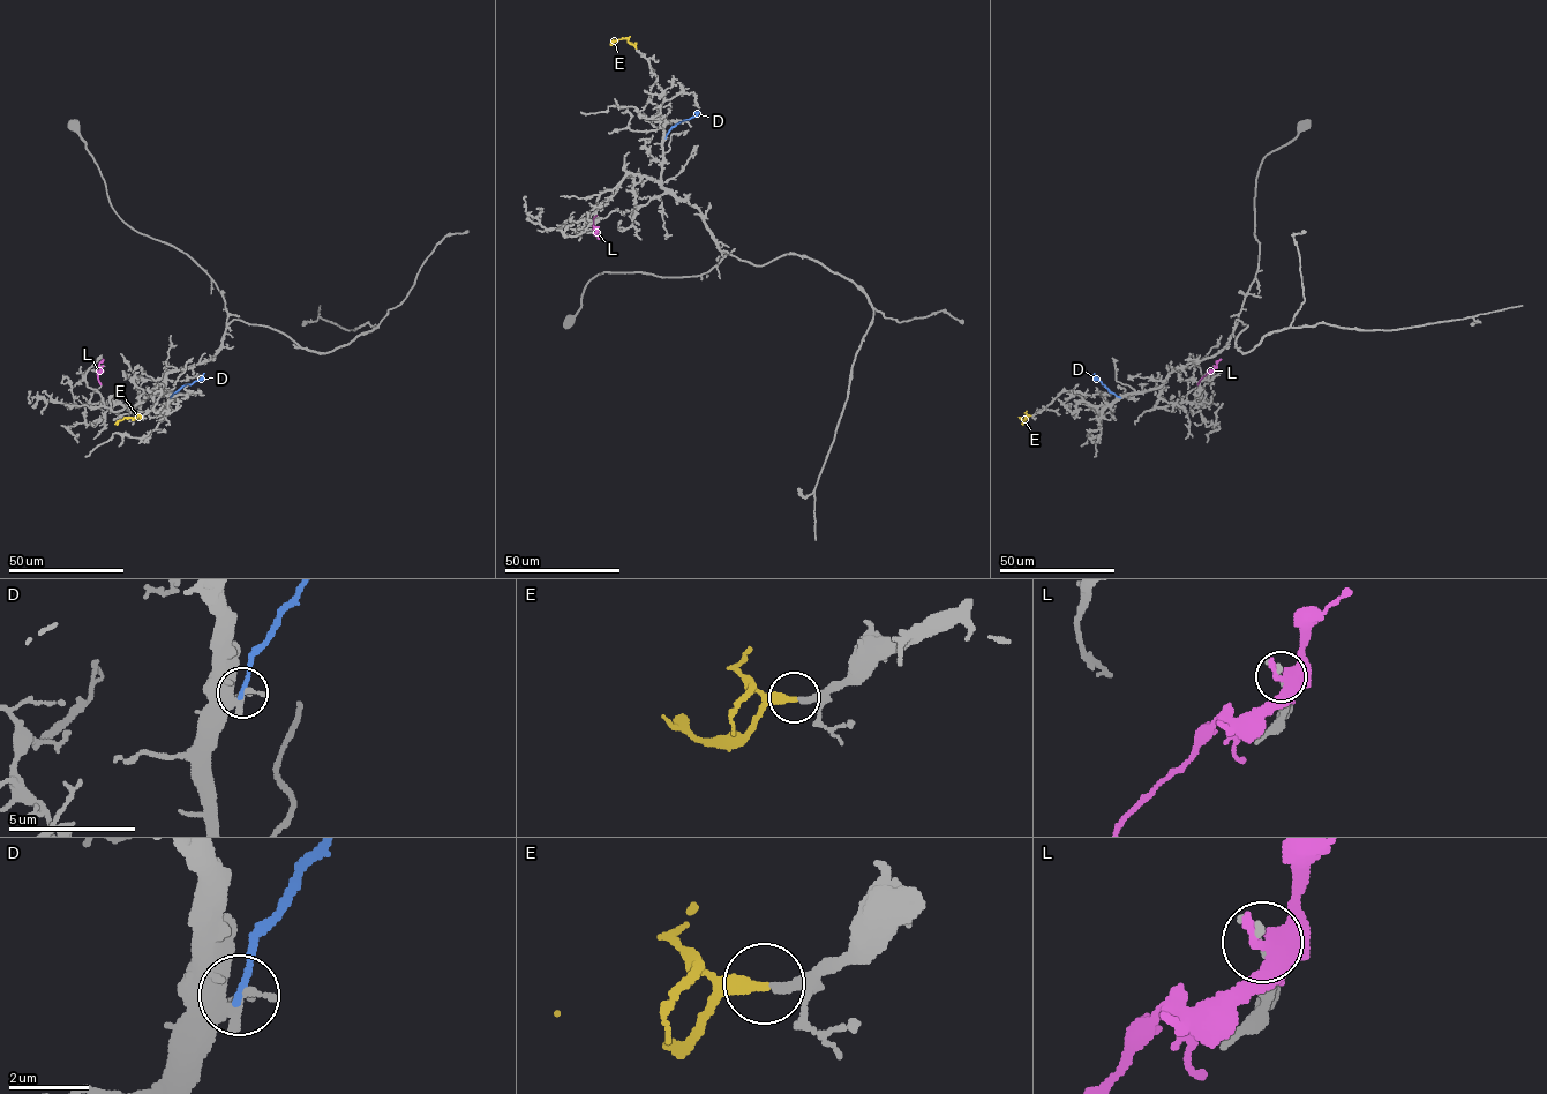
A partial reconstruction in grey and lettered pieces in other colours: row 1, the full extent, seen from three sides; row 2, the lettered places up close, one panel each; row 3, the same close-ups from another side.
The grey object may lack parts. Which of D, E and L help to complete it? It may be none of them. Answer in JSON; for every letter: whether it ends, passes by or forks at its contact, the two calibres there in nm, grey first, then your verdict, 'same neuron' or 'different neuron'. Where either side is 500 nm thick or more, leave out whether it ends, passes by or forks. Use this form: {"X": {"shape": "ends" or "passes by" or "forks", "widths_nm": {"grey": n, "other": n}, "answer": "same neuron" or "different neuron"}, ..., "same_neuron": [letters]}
{"D": {"shape": "ends", "widths_nm": {"grey": 360, "other": 180}, "answer": "different neuron"}, "E": {"shape": "ends", "widths_nm": {"grey": 240, "other": 380}, "answer": "same neuron"}, "L": {"shape": "forks", "widths_nm": {"grey": 190, "other": 360}, "answer": "different neuron"}, "same_neuron": ["E"]}

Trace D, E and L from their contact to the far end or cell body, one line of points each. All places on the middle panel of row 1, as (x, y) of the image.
D: (666, 137), (671, 127), (699, 111)
E: (636, 49), (628, 38), (616, 39), (611, 45)
L: (595, 232), (596, 215)

